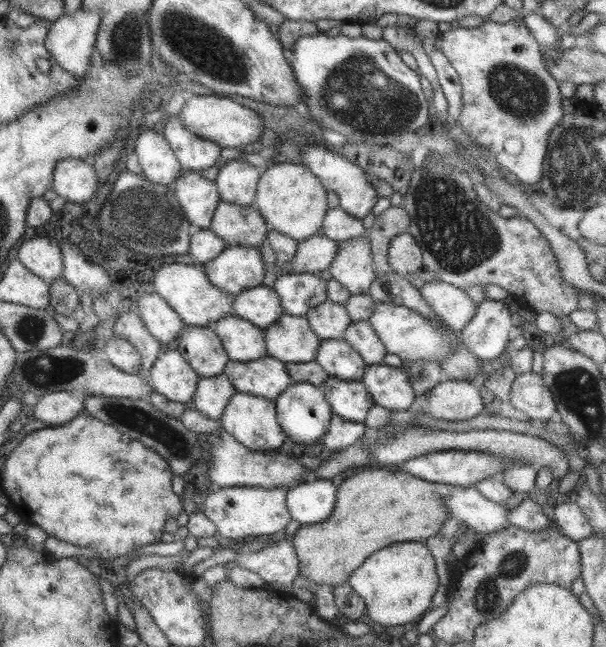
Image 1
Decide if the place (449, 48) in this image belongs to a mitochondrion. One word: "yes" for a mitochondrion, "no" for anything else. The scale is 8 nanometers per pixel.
no

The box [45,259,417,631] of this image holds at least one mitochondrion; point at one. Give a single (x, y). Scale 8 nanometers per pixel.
(156, 428)

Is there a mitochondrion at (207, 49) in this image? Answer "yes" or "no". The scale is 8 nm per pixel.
yes

